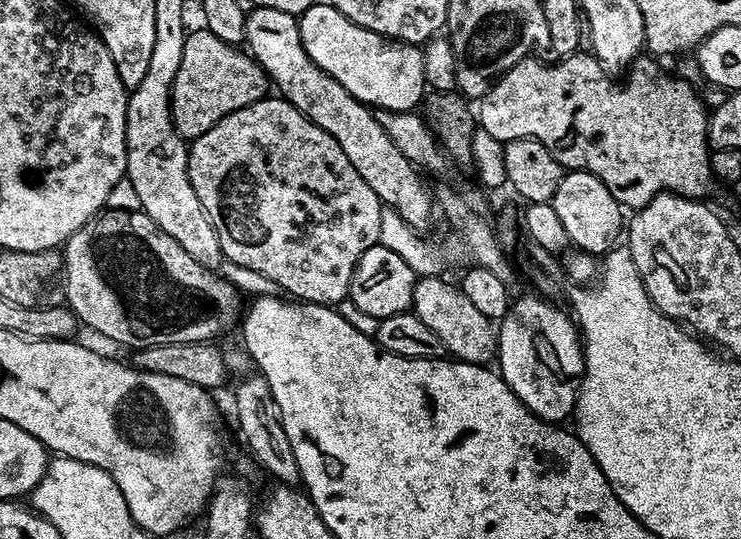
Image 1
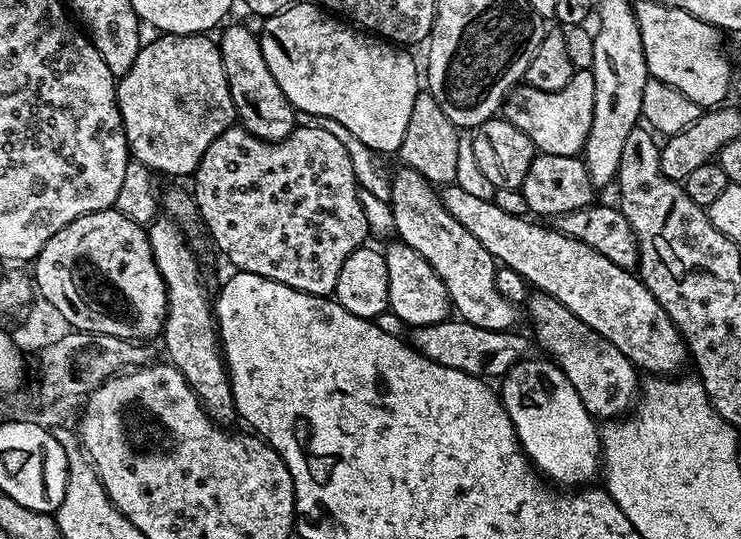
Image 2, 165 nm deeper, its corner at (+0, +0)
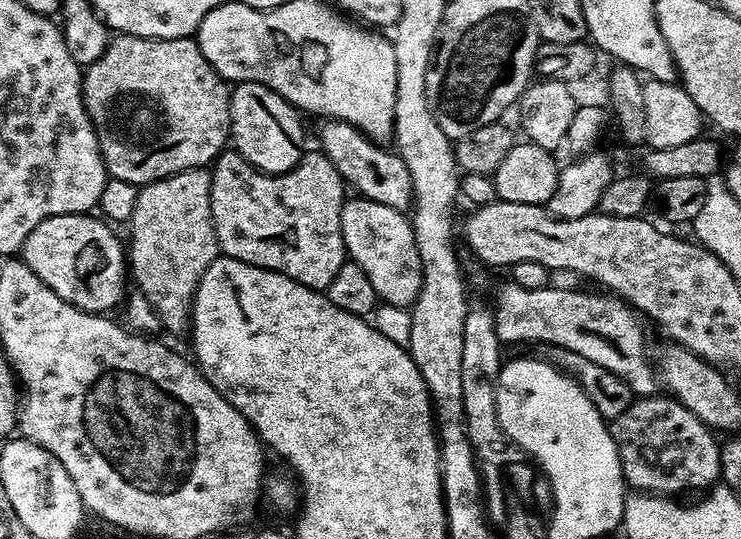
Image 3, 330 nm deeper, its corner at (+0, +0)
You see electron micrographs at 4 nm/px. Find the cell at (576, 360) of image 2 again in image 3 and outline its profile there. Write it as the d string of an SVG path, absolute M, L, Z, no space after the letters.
M633 399L629 408L610 422L627 487L640 494L665 498L679 497L679 492L691 488L711 489L721 479L717 433L677 400L656 399Z

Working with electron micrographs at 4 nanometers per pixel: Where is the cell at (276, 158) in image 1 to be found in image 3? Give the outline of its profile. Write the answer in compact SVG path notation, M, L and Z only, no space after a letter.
M235 150L221 151L210 168L210 210L220 252L238 258L250 266L286 274L302 286L326 290L334 282L334 274L346 263L342 238L342 206L346 199L344 180L334 170L334 162L319 150L305 151L304 156L288 172L260 172Z

